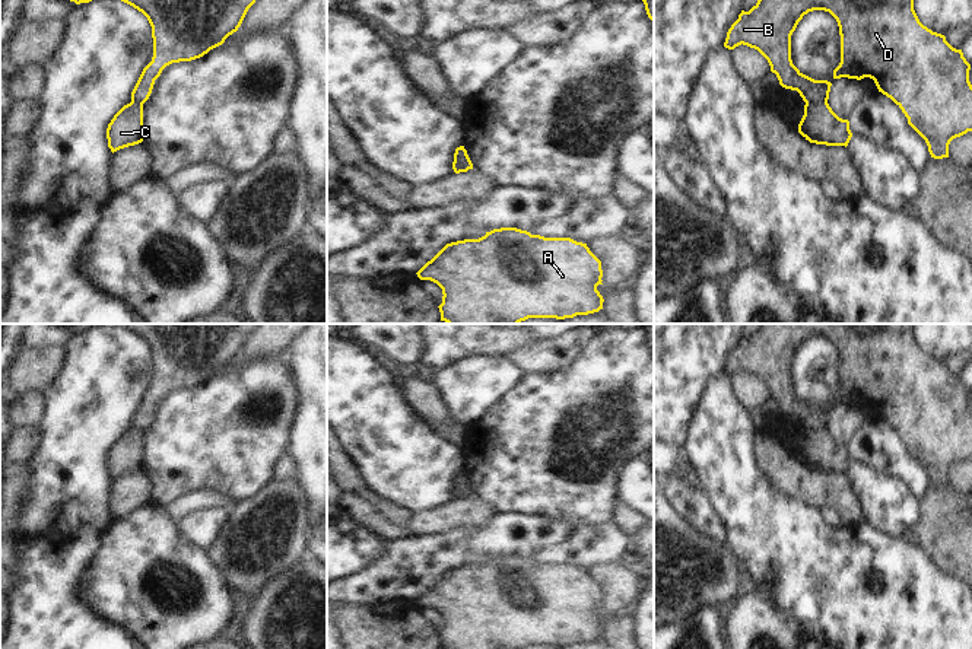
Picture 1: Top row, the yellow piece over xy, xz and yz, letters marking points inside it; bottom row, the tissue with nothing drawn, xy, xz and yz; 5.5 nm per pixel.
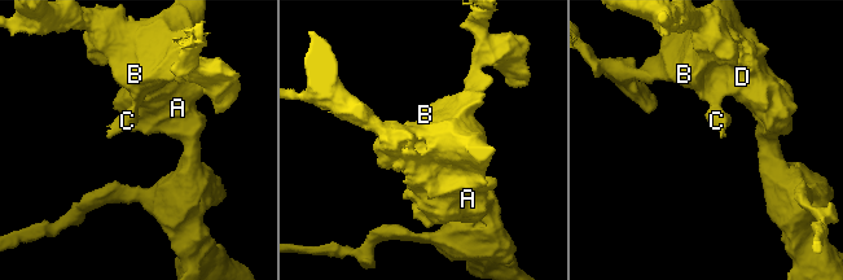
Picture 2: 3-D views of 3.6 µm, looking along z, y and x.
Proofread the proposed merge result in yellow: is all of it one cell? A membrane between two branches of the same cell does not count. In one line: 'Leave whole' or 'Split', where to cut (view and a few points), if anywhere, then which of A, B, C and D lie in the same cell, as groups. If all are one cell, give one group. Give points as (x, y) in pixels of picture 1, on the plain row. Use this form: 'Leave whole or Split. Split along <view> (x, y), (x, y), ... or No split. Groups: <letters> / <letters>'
Split. Split along yz (806, 428), (826, 429). Groups: A B D / C

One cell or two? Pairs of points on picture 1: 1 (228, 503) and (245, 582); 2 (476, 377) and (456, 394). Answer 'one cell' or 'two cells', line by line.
1: two cells
2: one cell

